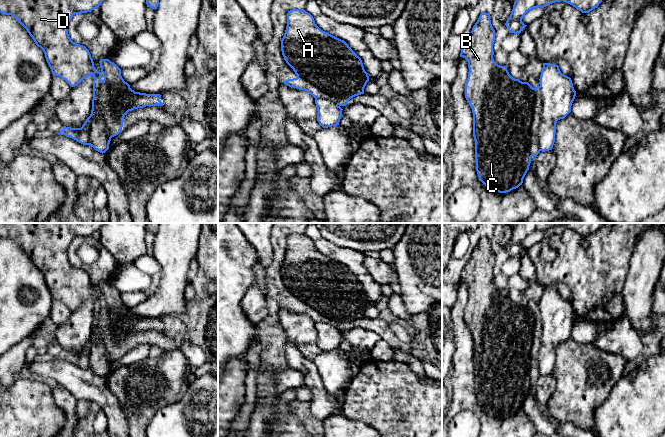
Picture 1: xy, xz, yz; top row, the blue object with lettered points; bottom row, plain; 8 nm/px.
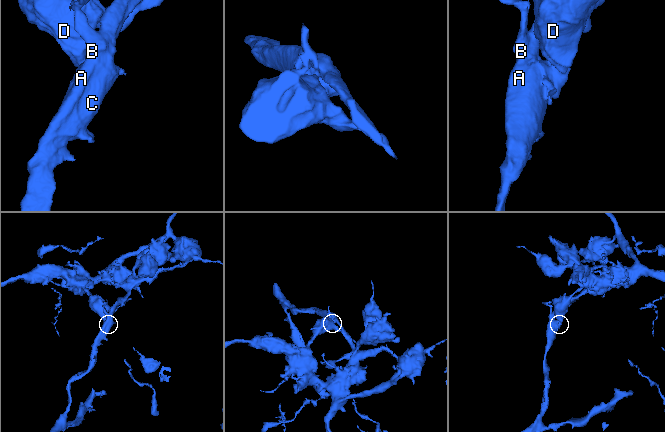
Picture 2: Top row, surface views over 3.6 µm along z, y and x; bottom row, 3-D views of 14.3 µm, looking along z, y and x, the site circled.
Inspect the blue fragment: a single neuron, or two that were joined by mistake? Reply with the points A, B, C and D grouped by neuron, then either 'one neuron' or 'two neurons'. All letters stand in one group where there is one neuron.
groups A B C / D; two neurons

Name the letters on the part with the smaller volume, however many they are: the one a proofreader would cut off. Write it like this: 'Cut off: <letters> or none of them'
Cut off: A, B, C

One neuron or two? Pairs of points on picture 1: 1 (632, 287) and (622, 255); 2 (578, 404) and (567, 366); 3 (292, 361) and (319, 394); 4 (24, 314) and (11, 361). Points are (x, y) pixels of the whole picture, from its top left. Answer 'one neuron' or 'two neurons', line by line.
1: two neurons
2: one neuron
3: one neuron
4: two neurons

